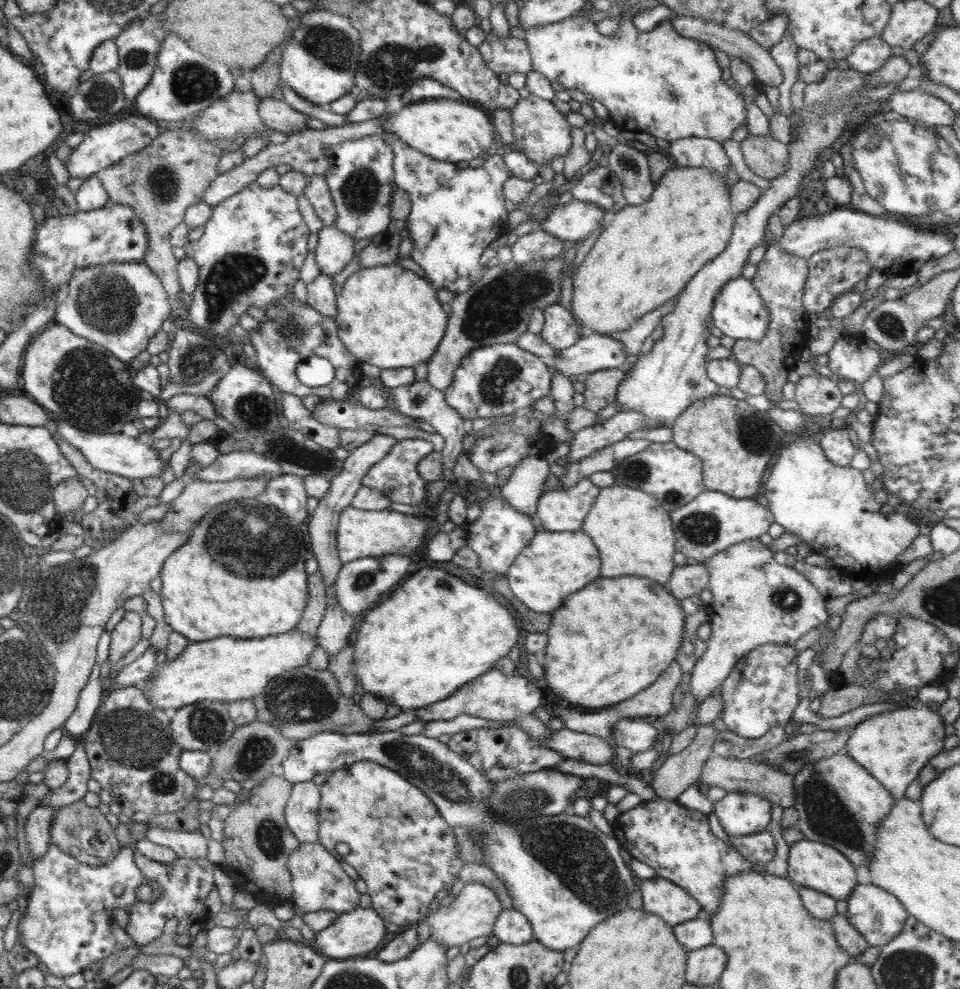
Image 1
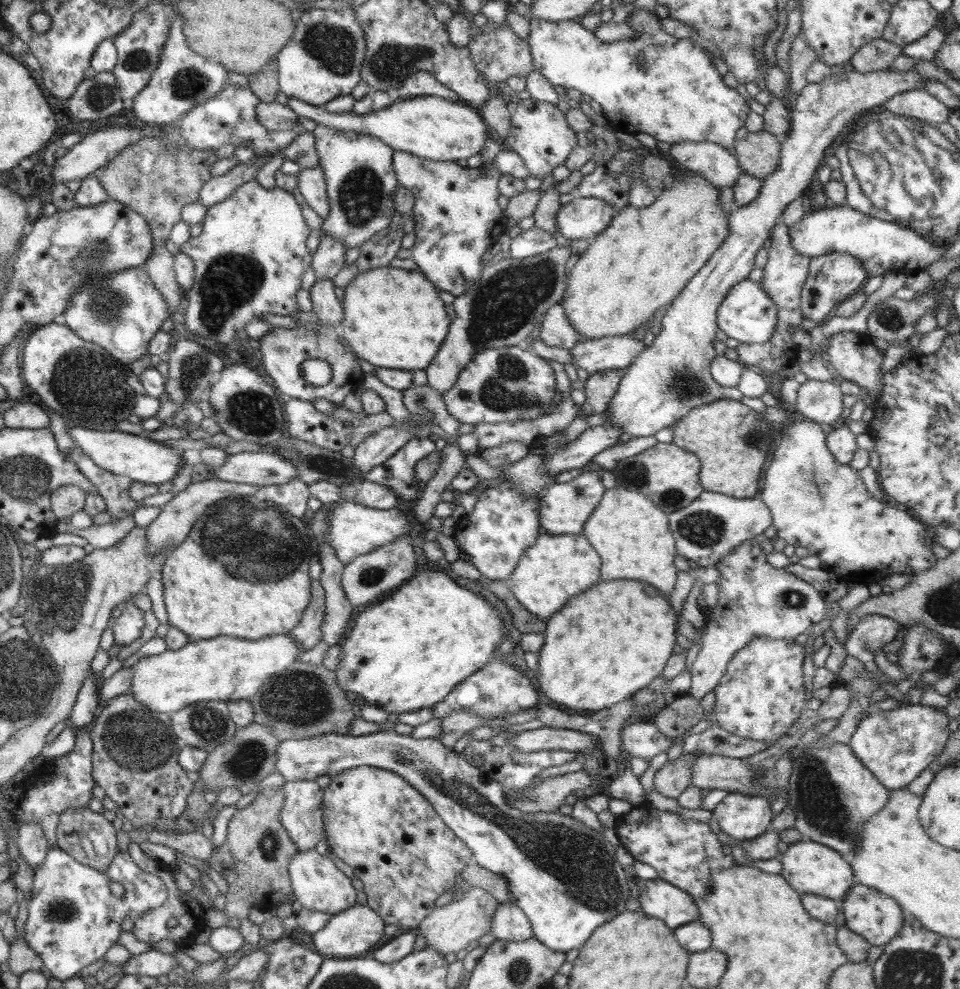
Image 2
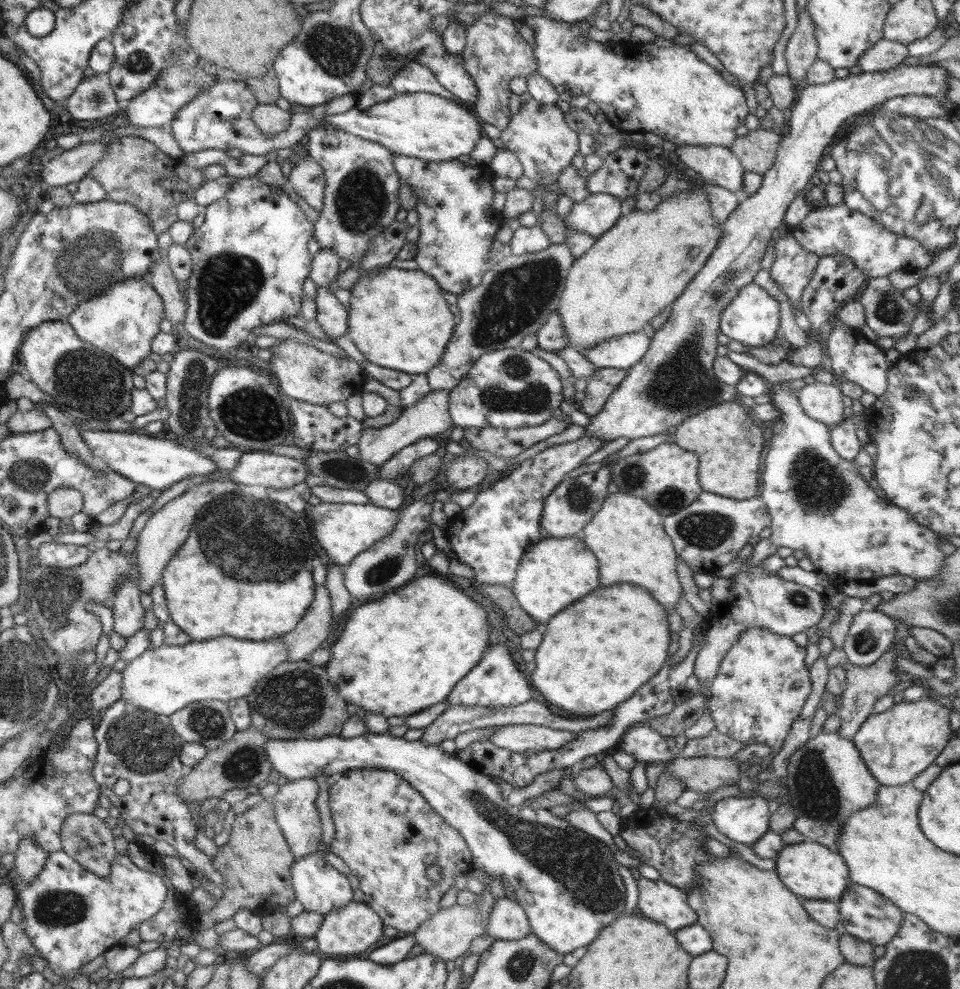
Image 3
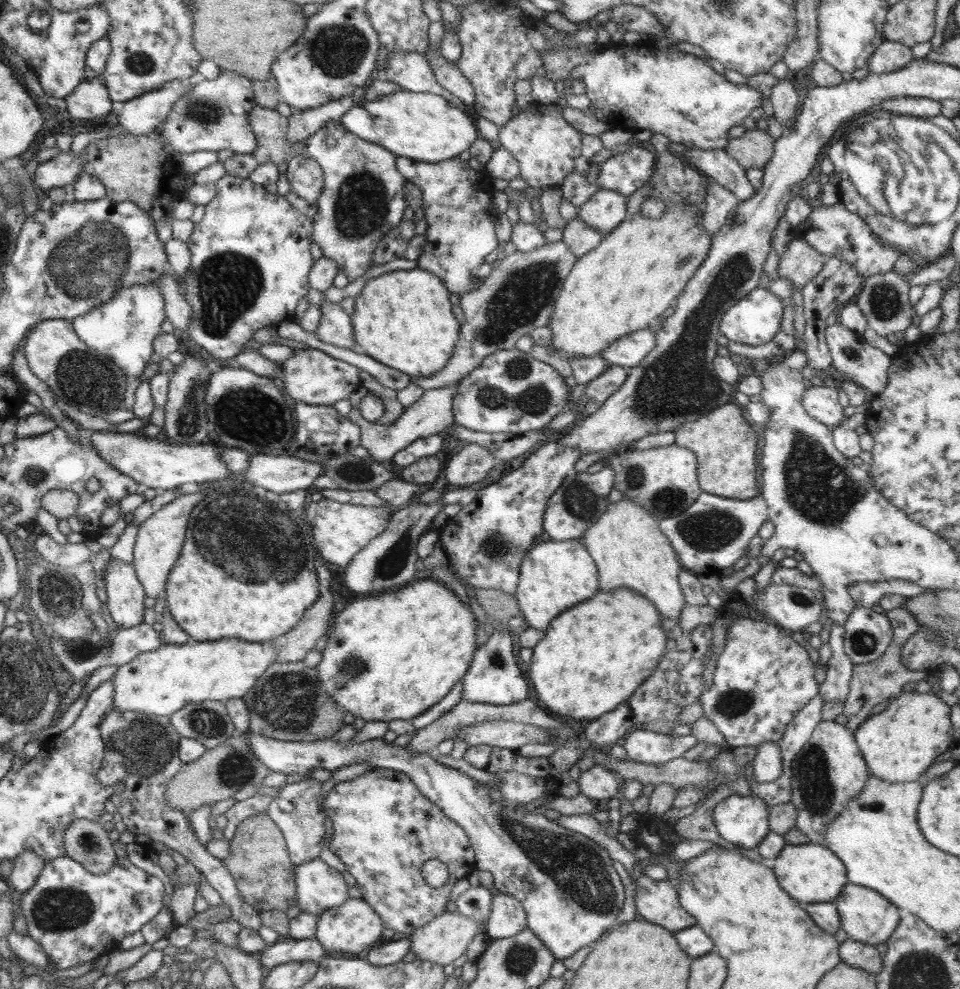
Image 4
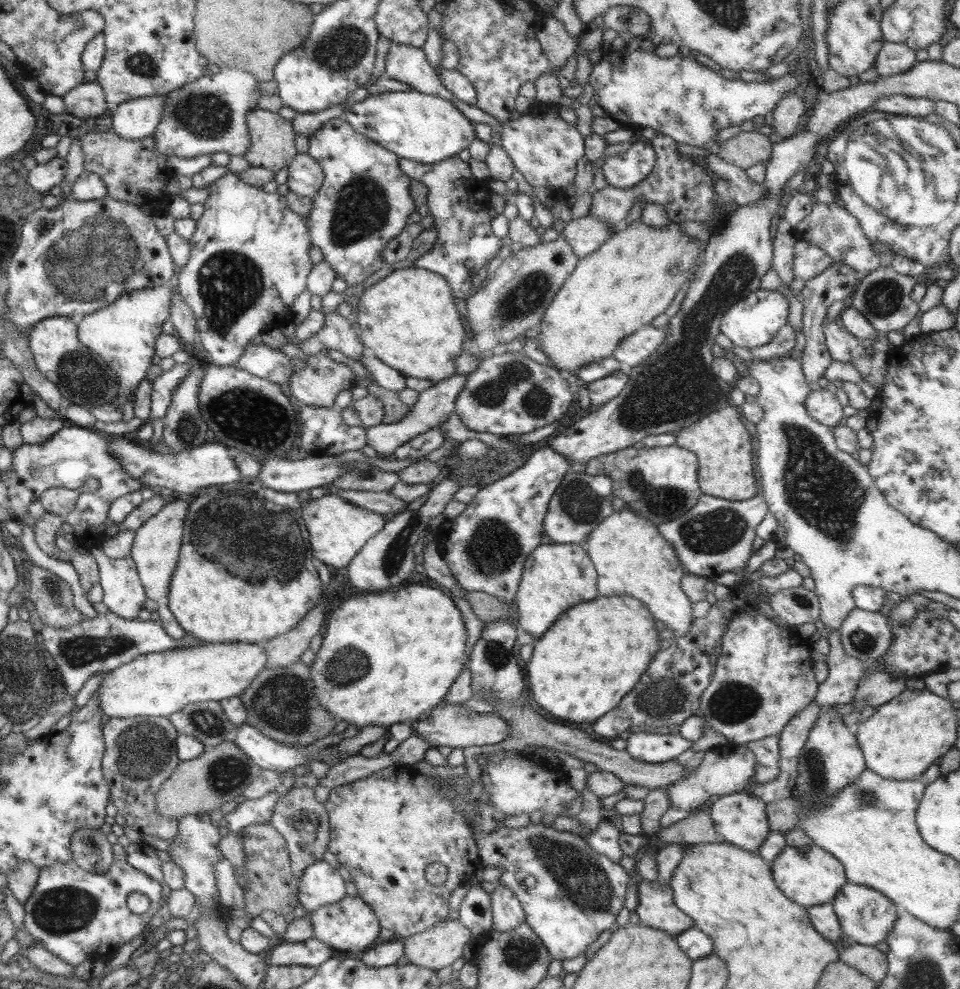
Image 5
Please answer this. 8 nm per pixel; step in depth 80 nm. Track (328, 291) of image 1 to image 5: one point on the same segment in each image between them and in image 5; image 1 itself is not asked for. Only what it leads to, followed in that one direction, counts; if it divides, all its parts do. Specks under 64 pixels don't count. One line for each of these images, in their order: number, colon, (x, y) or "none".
2: (326, 306)
3: (332, 316)
4: (335, 327)
5: (337, 333)

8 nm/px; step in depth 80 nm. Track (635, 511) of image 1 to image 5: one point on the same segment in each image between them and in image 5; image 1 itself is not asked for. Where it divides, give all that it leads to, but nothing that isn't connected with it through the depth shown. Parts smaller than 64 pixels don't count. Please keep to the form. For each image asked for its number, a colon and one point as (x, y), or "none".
2: (631, 536)
3: (626, 536)
4: (628, 549)
5: (631, 558)

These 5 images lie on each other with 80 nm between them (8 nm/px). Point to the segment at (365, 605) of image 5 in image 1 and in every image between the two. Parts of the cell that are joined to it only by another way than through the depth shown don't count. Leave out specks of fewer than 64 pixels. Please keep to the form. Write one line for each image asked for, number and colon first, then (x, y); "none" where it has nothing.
1: (445, 632)
2: (440, 633)
3: (438, 634)
4: (409, 664)

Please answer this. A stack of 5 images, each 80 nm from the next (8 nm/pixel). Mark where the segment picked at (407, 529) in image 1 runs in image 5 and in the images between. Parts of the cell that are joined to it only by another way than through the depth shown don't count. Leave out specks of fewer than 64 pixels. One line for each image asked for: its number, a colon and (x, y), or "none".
2: (353, 529)
3: (344, 530)
4: (340, 530)
5: (337, 529)

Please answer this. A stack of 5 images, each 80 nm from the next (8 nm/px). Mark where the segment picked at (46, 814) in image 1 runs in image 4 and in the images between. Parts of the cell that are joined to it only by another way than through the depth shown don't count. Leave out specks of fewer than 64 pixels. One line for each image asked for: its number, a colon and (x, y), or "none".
2: (32, 842)
3: (30, 858)
4: (27, 866)

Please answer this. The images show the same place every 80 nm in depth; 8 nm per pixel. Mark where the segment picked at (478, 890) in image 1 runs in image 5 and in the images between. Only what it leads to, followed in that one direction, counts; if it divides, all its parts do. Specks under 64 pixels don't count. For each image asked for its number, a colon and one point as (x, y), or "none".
2: (451, 928)
3: (448, 934)
4: (443, 940)
5: (440, 946)

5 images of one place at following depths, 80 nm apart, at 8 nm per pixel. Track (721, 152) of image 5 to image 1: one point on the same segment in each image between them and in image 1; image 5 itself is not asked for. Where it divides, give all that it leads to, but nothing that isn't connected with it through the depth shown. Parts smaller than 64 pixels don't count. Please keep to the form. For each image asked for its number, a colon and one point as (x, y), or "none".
1: (767, 157)
2: (758, 154)
3: (757, 150)
4: (755, 148)

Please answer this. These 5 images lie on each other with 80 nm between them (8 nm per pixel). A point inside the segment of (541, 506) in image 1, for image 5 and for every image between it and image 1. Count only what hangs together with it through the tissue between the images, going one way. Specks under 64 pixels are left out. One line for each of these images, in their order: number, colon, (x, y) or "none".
2: (565, 507)
3: (571, 505)
4: (578, 503)
5: (582, 501)

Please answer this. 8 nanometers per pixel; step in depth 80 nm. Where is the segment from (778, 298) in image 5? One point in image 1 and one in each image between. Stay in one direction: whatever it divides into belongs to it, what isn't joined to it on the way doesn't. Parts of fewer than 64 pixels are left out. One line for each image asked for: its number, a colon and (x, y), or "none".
1: (738, 311)
2: (747, 314)
3: (753, 318)
4: (755, 319)

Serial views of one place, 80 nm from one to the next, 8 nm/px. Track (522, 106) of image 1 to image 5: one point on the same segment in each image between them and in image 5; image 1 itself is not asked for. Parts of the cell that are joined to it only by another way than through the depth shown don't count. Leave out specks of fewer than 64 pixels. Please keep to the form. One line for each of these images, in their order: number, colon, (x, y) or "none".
2: (539, 133)
3: (538, 135)
4: (545, 145)
5: (545, 149)

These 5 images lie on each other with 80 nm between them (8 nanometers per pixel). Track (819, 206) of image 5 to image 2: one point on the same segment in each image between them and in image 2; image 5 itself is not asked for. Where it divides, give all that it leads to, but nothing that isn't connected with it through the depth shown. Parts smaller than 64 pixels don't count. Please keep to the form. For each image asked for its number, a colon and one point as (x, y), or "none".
2: (880, 246)
3: (830, 230)
4: (834, 231)

